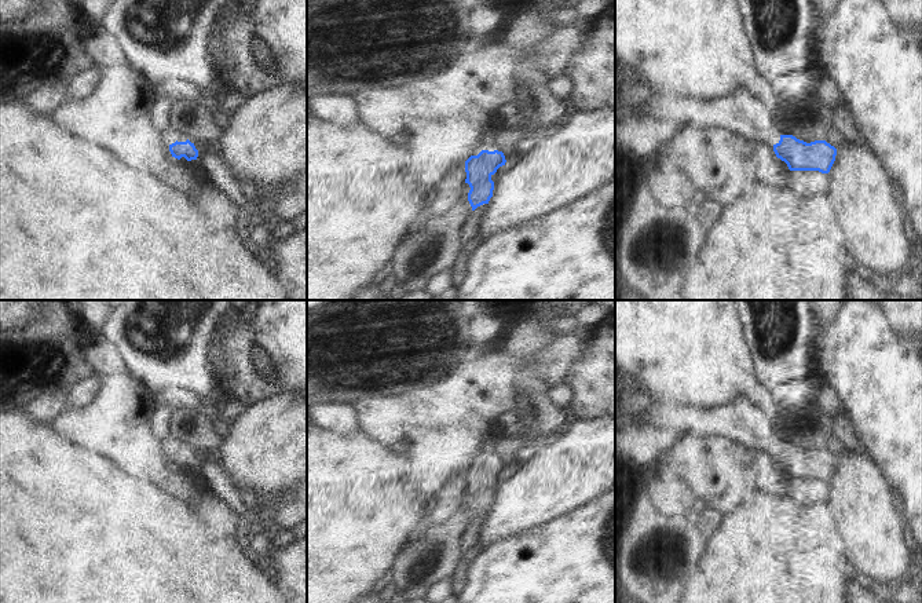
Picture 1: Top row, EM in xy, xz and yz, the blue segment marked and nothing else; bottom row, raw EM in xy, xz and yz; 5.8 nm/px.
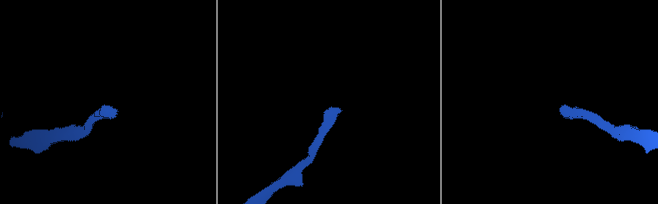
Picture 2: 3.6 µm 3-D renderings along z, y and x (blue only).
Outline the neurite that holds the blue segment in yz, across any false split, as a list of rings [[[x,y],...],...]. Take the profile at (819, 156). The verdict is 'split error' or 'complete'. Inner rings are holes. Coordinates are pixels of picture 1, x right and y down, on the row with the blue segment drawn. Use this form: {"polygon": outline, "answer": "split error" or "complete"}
{"polygon": [[[746,89],[709,102],[650,92],[639,113],[659,121],[673,121],[678,129],[689,124],[705,129],[722,128],[744,140],[768,145],[790,171],[828,173],[837,156],[837,149],[826,140],[806,143],[793,135],[780,135],[773,128],[768,107]]], "answer": "split error"}

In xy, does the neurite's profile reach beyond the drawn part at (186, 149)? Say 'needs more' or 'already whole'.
needs more

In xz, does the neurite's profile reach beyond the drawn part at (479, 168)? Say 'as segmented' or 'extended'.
extended

